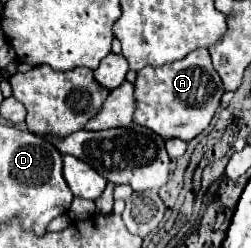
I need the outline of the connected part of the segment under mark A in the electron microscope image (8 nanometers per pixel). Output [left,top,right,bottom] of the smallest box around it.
[133,48,223,142]

